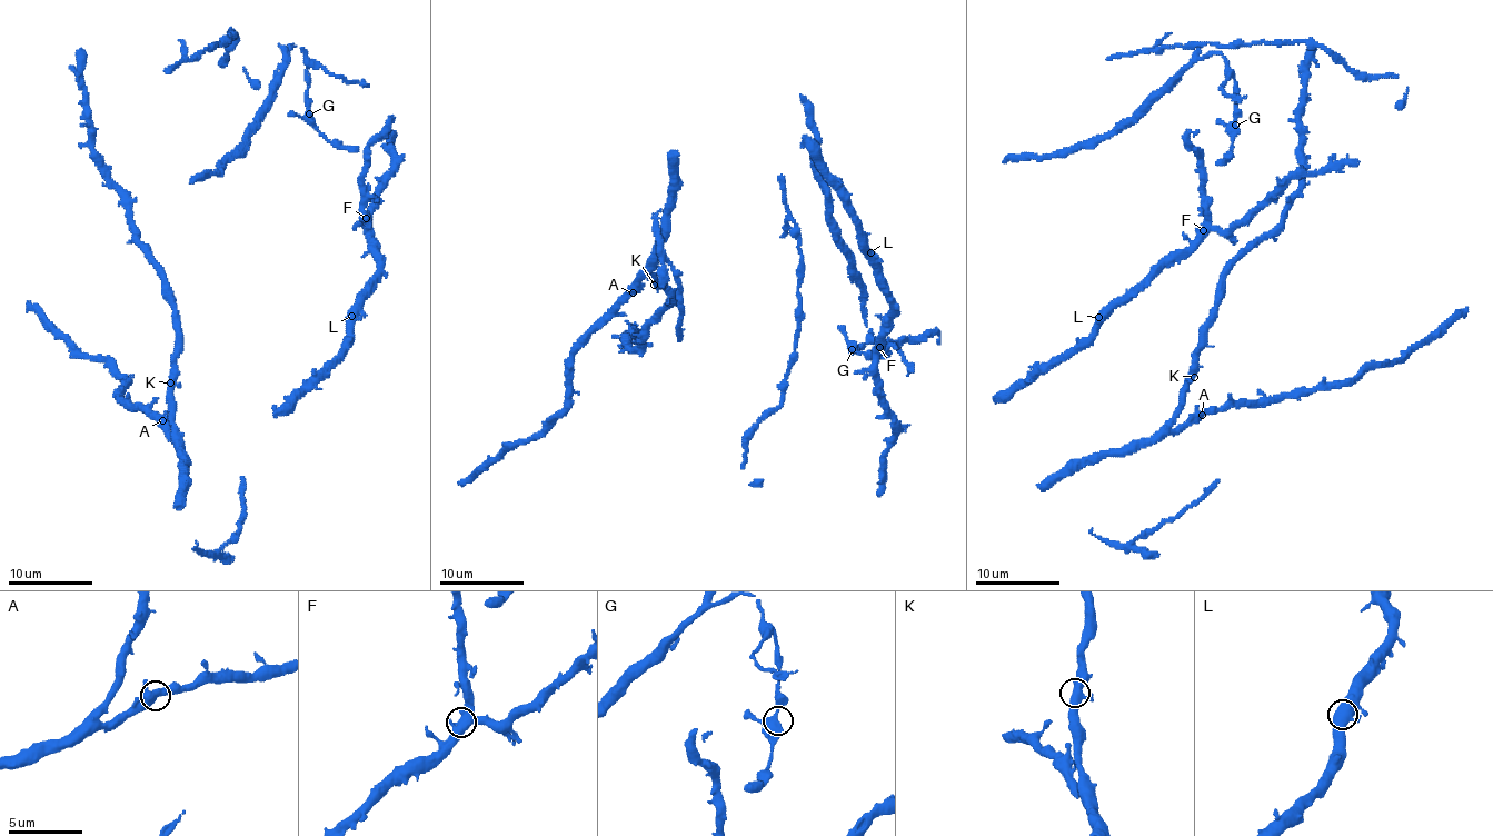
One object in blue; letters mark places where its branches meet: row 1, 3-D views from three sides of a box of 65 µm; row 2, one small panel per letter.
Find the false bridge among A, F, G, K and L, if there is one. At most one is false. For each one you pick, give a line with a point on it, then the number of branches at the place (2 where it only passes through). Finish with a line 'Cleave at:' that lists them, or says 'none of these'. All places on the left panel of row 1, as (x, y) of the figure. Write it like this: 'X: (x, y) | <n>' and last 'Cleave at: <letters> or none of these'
Cleave at: none of these

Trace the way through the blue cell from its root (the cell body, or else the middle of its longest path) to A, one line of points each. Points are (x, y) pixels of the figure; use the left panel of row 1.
A: (173, 378), (171, 415), (175, 437), (162, 419)

